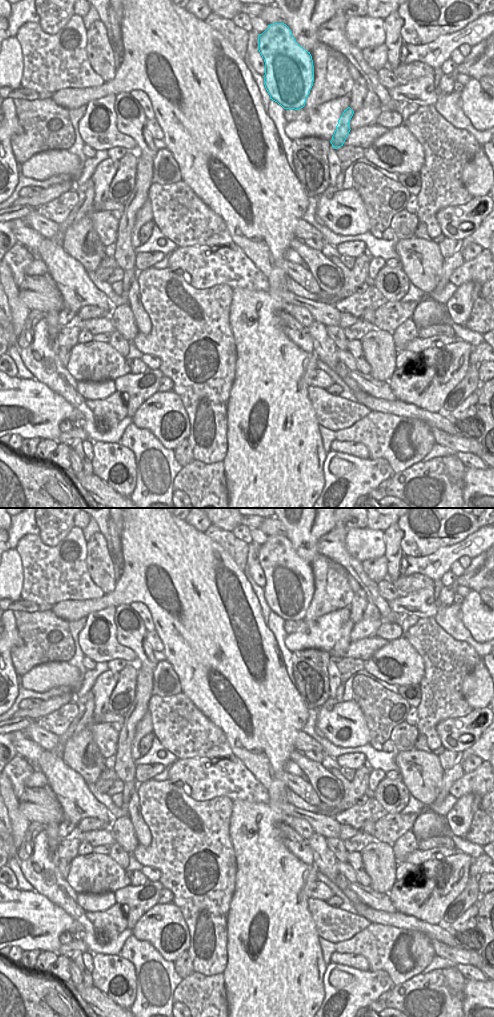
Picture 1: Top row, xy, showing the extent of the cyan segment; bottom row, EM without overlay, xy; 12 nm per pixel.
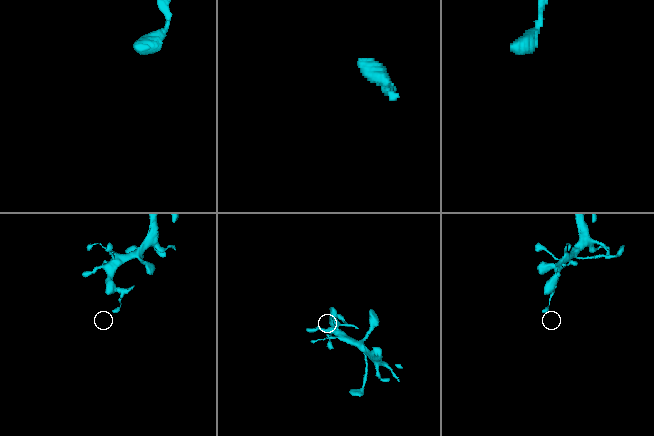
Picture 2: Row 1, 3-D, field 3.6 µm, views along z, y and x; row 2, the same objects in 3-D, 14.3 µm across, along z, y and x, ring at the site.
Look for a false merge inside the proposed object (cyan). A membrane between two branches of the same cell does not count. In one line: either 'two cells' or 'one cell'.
two cells

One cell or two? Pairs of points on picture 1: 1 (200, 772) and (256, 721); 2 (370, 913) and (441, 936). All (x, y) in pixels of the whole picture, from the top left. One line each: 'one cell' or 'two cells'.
1: two cells
2: one cell

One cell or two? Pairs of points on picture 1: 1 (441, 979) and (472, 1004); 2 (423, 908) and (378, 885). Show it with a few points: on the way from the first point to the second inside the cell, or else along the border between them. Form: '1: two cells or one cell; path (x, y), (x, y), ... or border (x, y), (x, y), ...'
1: two cells; border (466, 981), (465, 998), (461, 1006)
2: two cells; border (396, 881), (387, 893)

